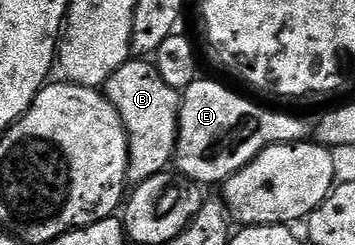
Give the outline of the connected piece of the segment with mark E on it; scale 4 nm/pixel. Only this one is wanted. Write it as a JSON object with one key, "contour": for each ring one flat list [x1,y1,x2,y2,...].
{"contour":[[200,78,182,89,179,101,179,141,175,147,174,167,180,176,200,186,222,185,237,170,249,166,261,150,274,144,298,144,309,136,309,124,299,116,286,116,262,108,215,80]]}

